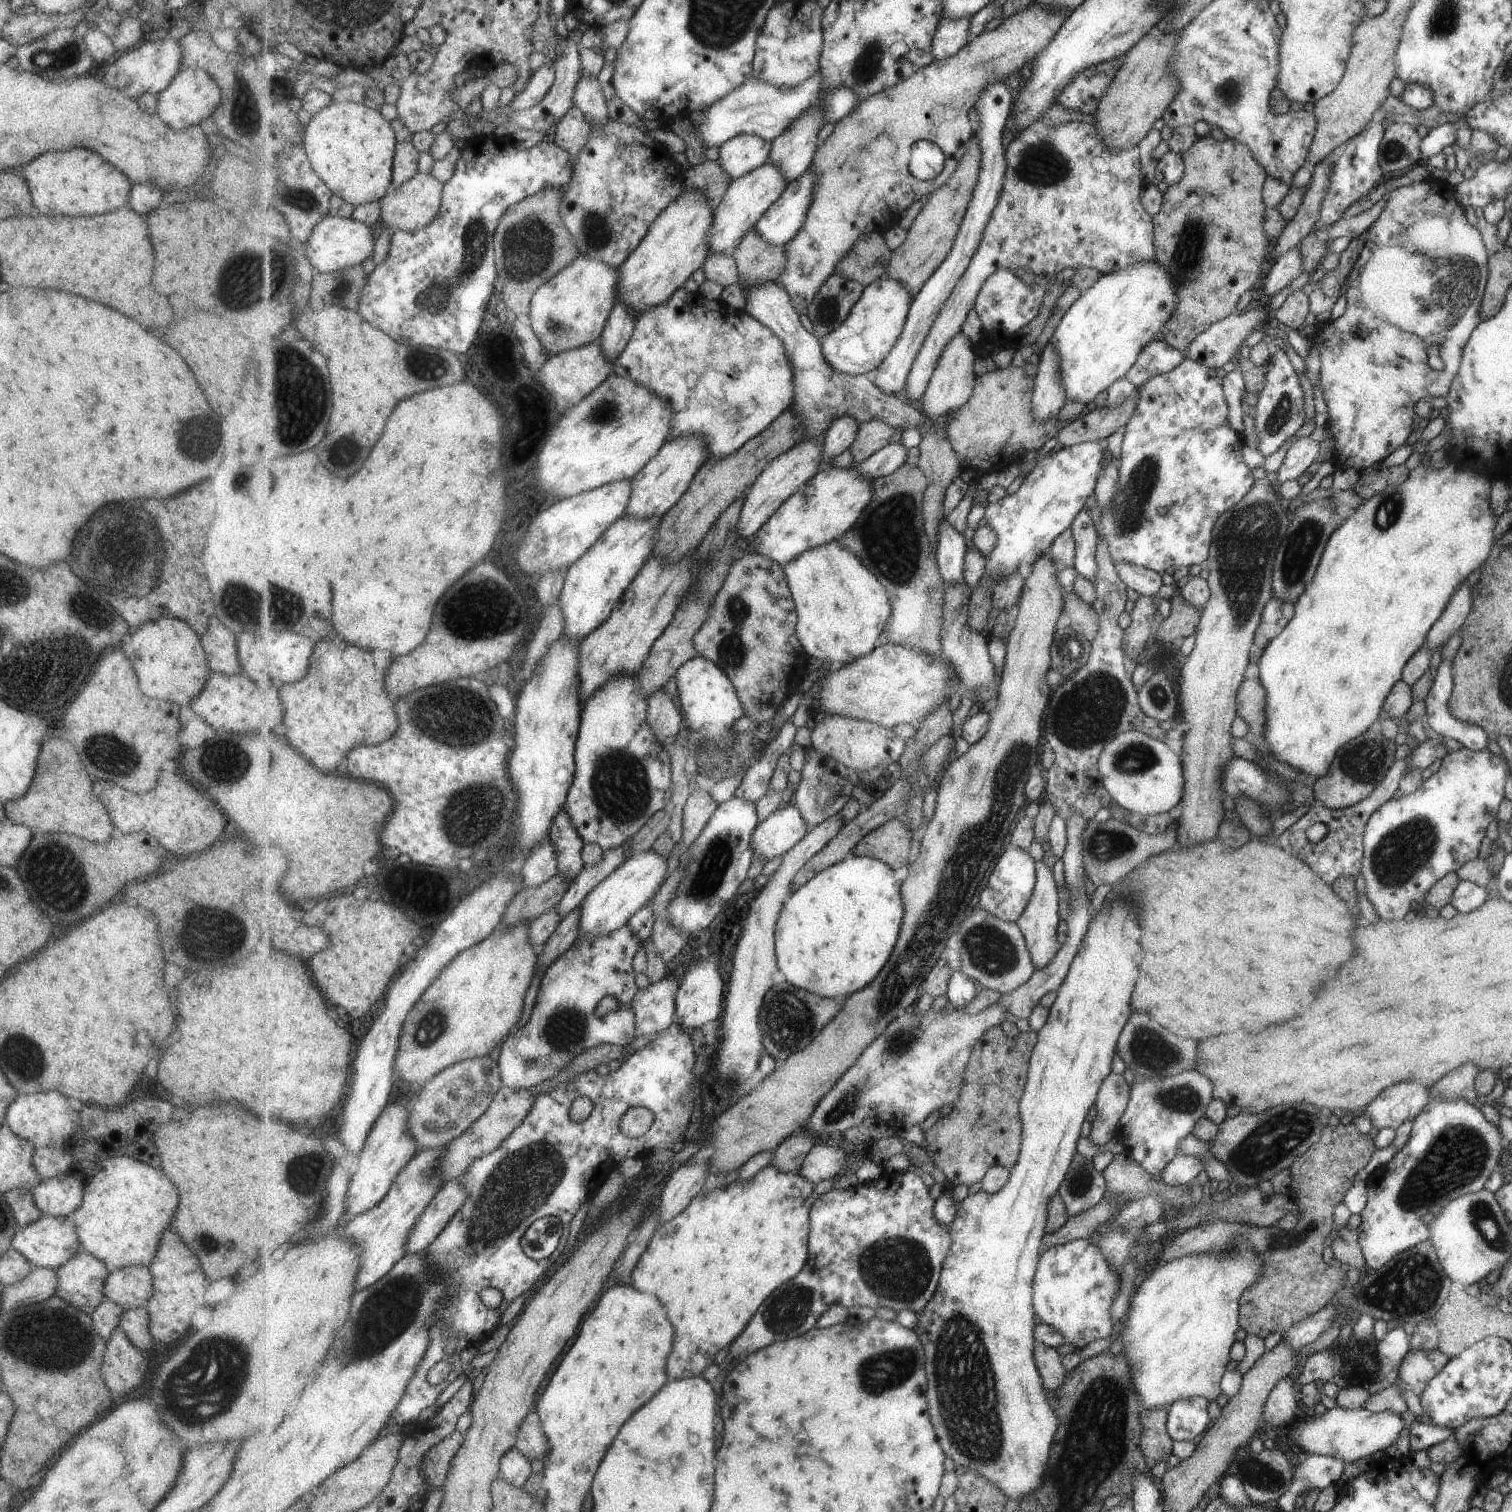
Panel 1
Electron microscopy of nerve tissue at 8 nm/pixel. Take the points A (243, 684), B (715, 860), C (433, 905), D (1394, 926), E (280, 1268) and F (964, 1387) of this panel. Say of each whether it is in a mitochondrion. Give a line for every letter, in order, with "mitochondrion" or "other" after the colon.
A: other
B: mitochondrion
C: other
D: other
E: other
F: mitochondrion

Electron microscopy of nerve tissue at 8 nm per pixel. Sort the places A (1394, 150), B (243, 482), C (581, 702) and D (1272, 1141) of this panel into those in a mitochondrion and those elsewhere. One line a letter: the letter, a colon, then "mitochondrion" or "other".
A: mitochondrion
B: mitochondrion
C: other
D: mitochondrion

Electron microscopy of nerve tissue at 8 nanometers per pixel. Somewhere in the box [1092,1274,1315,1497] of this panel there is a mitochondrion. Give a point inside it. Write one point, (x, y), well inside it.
(1261, 1477)

